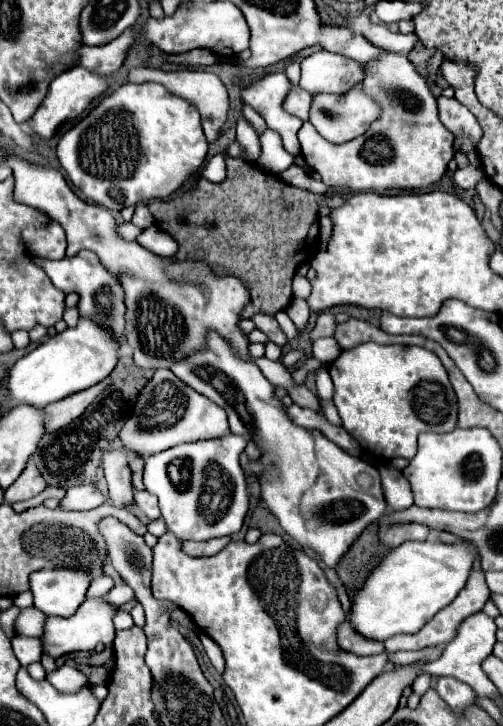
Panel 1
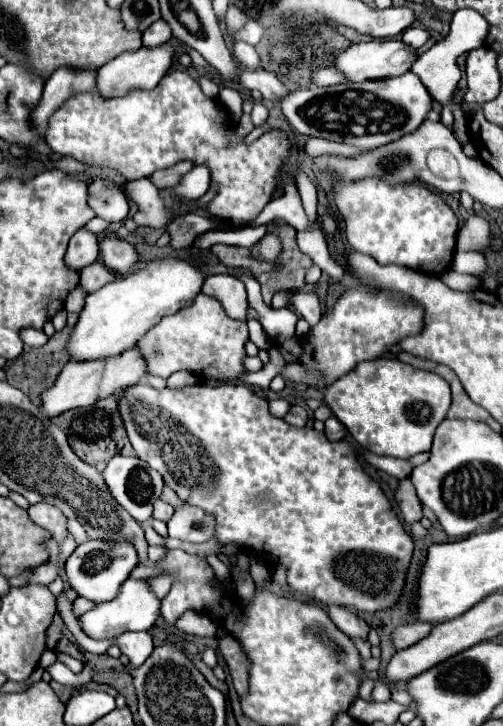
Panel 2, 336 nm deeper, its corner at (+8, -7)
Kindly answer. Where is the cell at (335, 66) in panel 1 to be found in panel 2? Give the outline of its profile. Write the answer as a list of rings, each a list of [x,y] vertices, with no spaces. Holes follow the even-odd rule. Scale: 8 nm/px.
[[[400,39],[386,41],[360,41],[352,43],[346,51],[334,57],[334,67],[348,81],[386,79],[402,75],[416,59],[416,49],[404,45]]]

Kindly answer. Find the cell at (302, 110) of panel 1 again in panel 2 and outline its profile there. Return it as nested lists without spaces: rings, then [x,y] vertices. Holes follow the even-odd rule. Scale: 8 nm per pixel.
[[[260,69],[260,71],[242,71],[240,81],[248,91],[258,89],[262,93],[262,97],[268,99],[268,101],[282,101],[290,93],[286,89],[286,85],[278,79],[276,73],[270,73],[270,71],[264,71],[264,69]]]

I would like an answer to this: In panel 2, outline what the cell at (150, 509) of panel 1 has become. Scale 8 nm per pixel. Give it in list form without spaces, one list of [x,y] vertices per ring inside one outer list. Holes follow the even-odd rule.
[[[156,501],[156,503],[154,503],[152,517],[154,517],[154,519],[168,521],[168,519],[172,517],[172,511],[174,511],[174,507],[172,507],[172,505],[168,505],[168,503],[164,503],[164,501]]]

